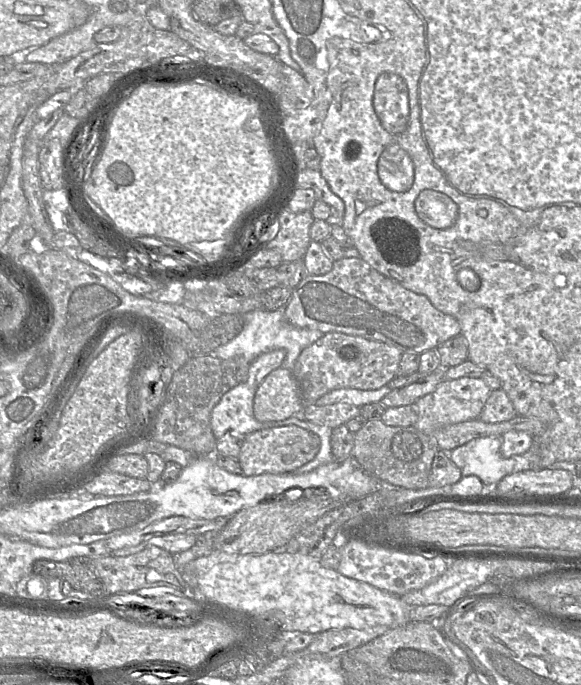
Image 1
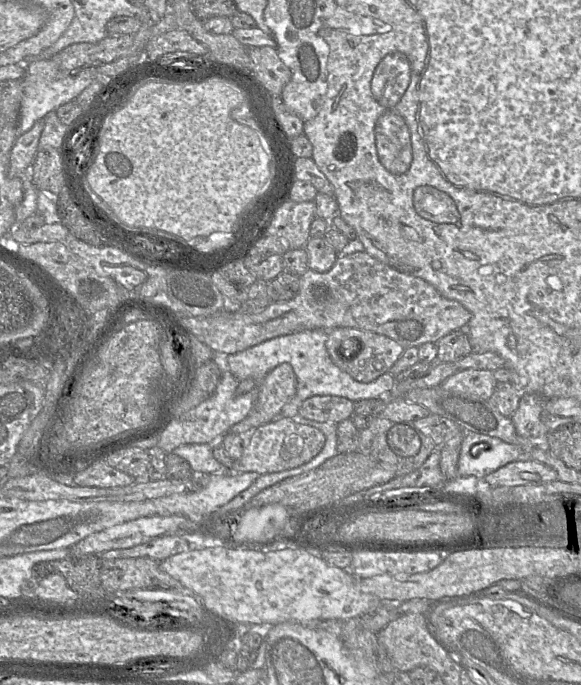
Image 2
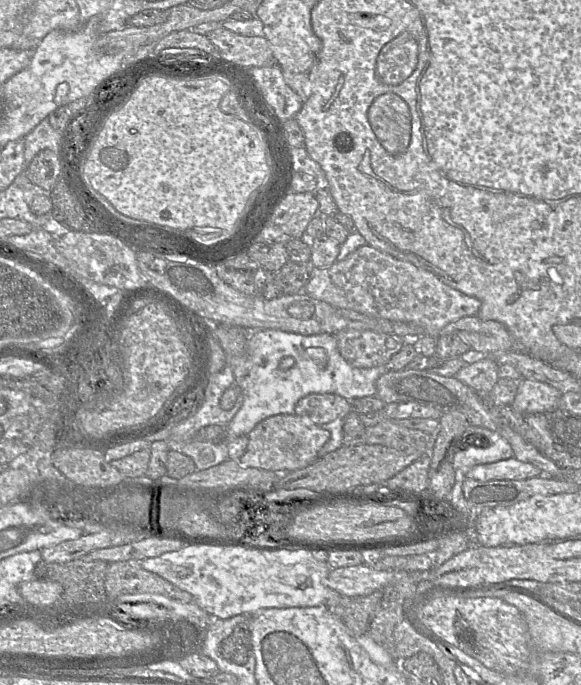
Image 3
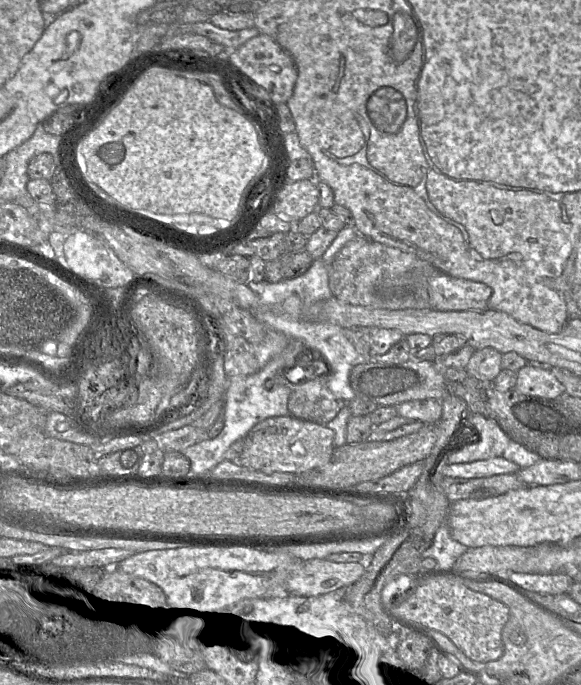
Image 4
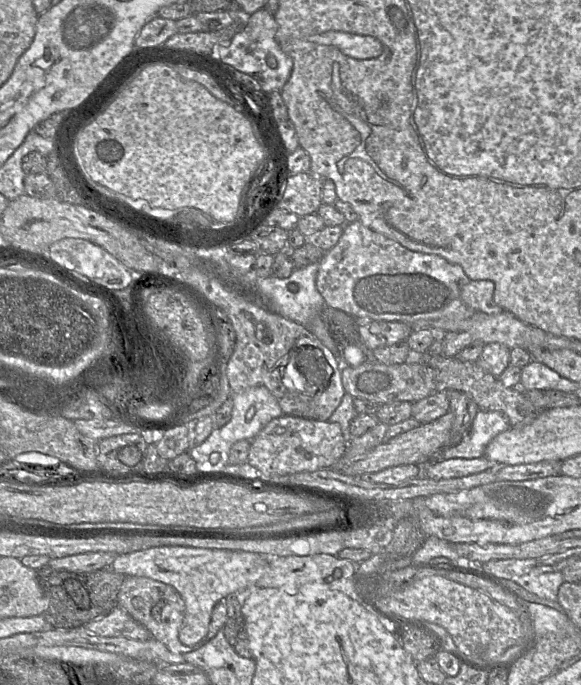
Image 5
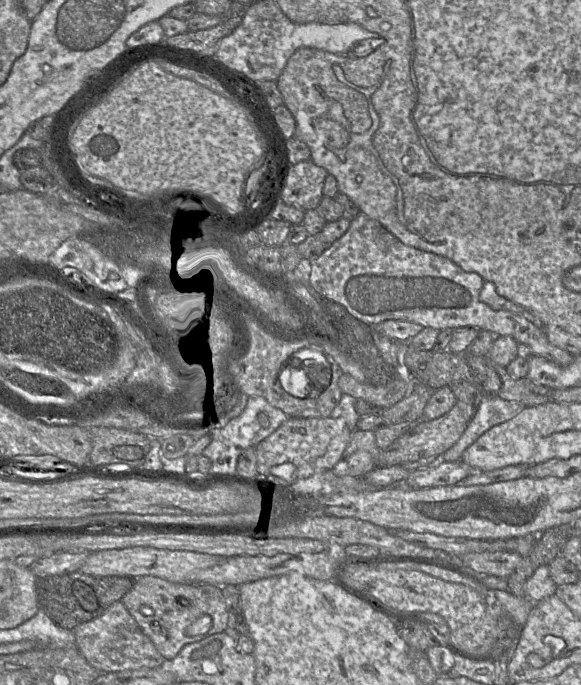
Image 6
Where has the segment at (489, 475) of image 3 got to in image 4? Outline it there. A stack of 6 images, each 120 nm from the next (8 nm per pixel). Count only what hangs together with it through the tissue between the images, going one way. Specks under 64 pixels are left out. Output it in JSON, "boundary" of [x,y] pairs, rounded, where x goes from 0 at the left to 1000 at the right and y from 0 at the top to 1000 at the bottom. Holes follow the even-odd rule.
{"boundary":[[[852,667],[809,676],[769,677],[762,685],[762,695],[775,698],[833,698],[859,692],[890,692],[895,680],[869,670]]]}

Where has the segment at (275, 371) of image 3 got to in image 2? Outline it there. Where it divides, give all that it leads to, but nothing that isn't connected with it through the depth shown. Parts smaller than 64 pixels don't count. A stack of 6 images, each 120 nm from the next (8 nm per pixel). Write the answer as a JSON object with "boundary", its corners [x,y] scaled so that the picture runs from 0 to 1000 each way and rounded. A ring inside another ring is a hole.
{"boundary":[[[522,482],[478,491],[437,504],[418,512],[391,520],[392,540],[413,556],[432,552],[446,562],[458,547],[485,530],[497,530],[506,540],[511,566],[504,581],[487,593],[480,609],[509,610],[523,584],[544,577],[594,580],[606,587],[627,582],[664,580],[676,568],[680,550],[666,543],[640,558],[625,559],[608,553],[580,536],[570,526],[563,509],[563,482]],[[317,648],[301,654],[296,661],[317,669],[336,693],[358,695],[384,689],[384,680],[367,666],[363,648]]]}

